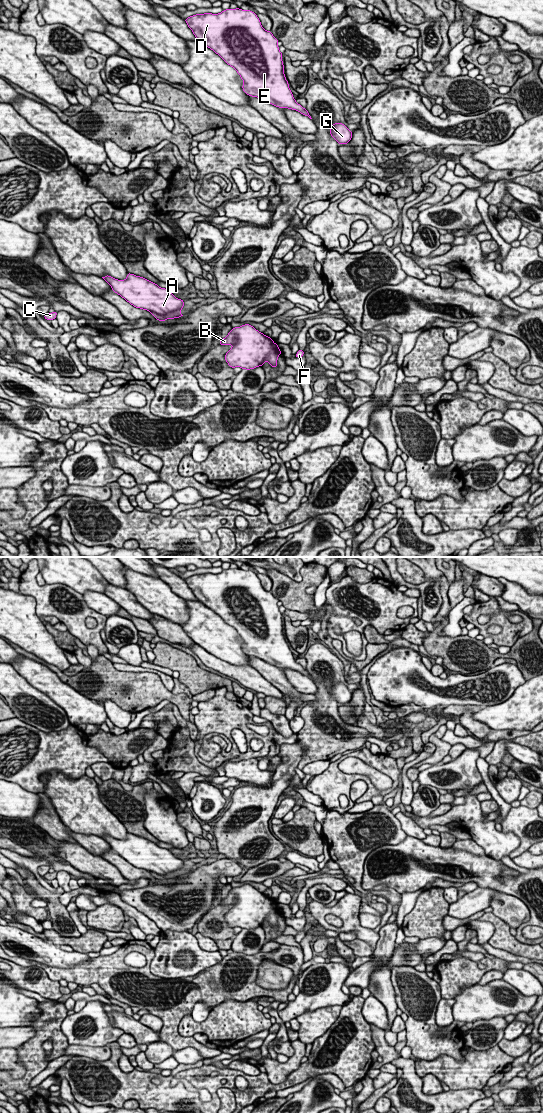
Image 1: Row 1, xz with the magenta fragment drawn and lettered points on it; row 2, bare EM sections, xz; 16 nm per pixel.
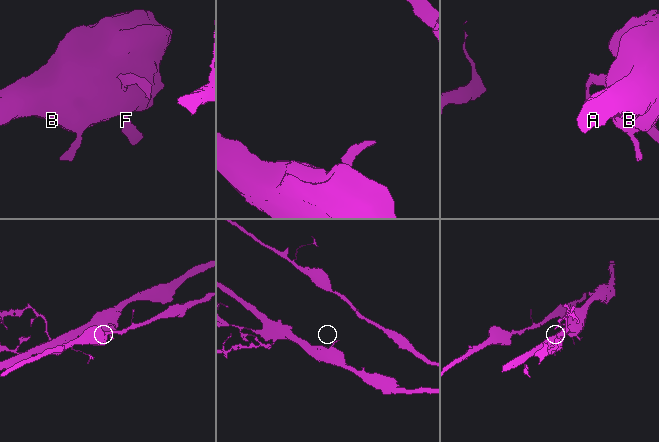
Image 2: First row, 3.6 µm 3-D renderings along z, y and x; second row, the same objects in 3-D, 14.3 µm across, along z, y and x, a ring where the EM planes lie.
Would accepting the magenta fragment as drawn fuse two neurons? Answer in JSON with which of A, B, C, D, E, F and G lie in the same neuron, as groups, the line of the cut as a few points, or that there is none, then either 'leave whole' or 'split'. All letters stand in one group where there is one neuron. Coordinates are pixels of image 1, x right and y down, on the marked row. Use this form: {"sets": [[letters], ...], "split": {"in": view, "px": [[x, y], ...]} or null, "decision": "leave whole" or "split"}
{"sets": [["A", "B", "D", "E", "F", "G"], ["C"]], "split": {"in": "xz", "px": [[180, 308], [163, 314], [149, 311]]}, "decision": "split"}

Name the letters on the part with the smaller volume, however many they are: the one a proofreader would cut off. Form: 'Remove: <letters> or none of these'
Remove: C

